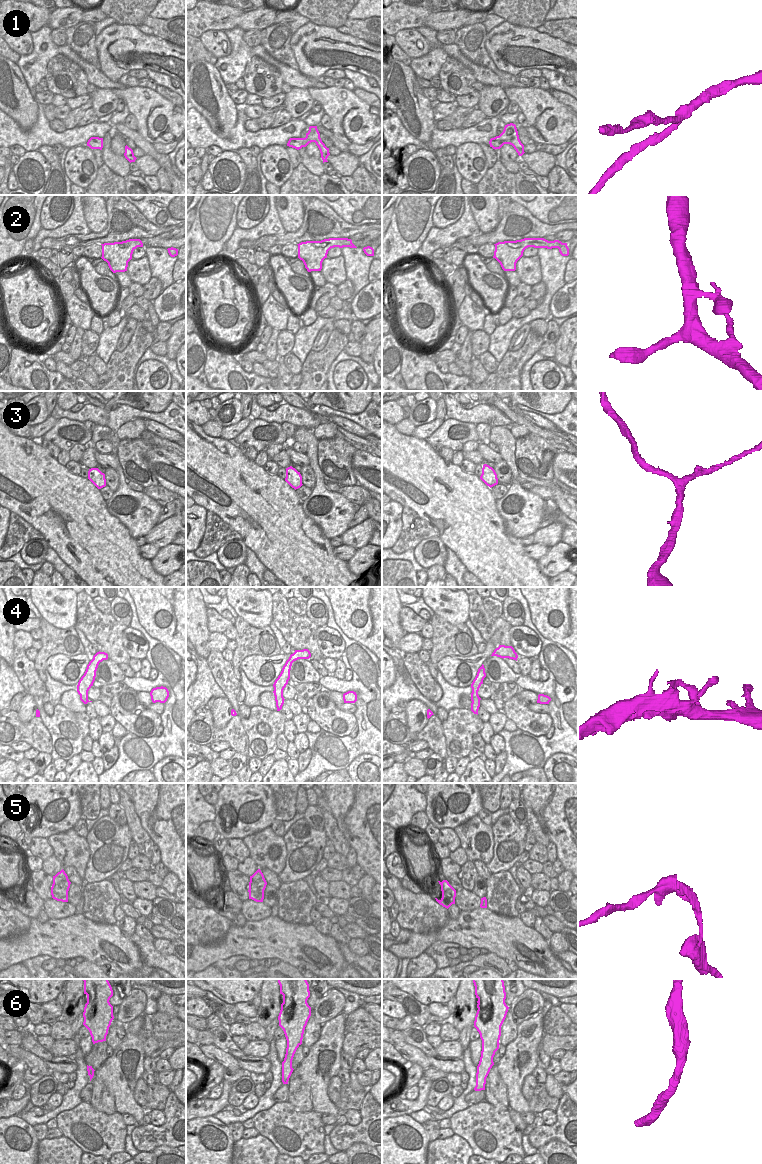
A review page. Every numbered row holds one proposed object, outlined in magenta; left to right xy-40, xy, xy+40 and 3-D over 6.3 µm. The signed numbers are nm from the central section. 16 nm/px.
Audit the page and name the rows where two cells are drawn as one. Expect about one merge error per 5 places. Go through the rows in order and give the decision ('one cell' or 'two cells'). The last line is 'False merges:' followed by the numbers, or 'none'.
1: one cell
2: one cell
3: one cell
4: one cell
5: two cells
6: one cell
False merges: 5

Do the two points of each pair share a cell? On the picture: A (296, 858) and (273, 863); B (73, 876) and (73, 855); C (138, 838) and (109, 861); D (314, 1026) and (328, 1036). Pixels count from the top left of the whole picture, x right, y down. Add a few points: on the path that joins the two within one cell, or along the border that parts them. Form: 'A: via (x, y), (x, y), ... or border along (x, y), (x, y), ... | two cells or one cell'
A: border along (283, 837), (286, 861), (279, 875) | two cells
B: border along (63, 866), (72, 866), (83, 880) | two cells
C: border along (126, 824), (132, 840) | two cells
D: border along (322, 1025), (320, 1037), (309, 1048) | two cells

